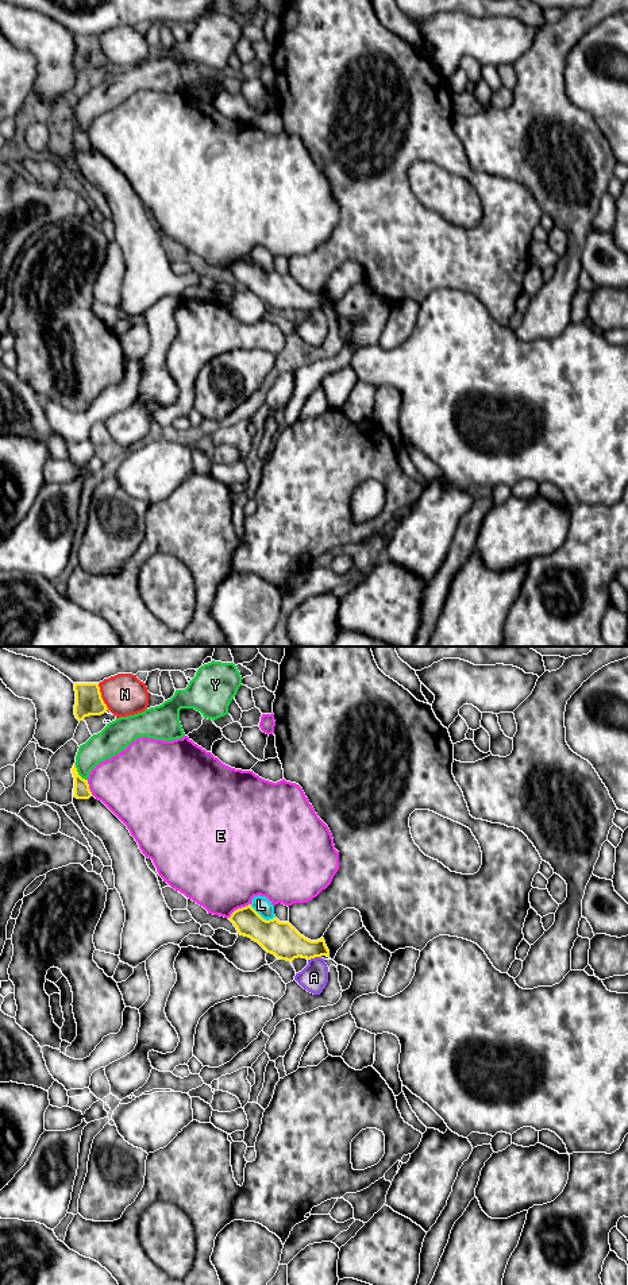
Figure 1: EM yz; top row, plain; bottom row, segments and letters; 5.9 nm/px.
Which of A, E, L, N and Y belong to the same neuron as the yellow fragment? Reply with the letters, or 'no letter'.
no letter

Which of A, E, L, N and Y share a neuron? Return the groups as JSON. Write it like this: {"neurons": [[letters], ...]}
{"neurons": [["A"], ["E"], ["L"], ["N"], ["Y"]]}

